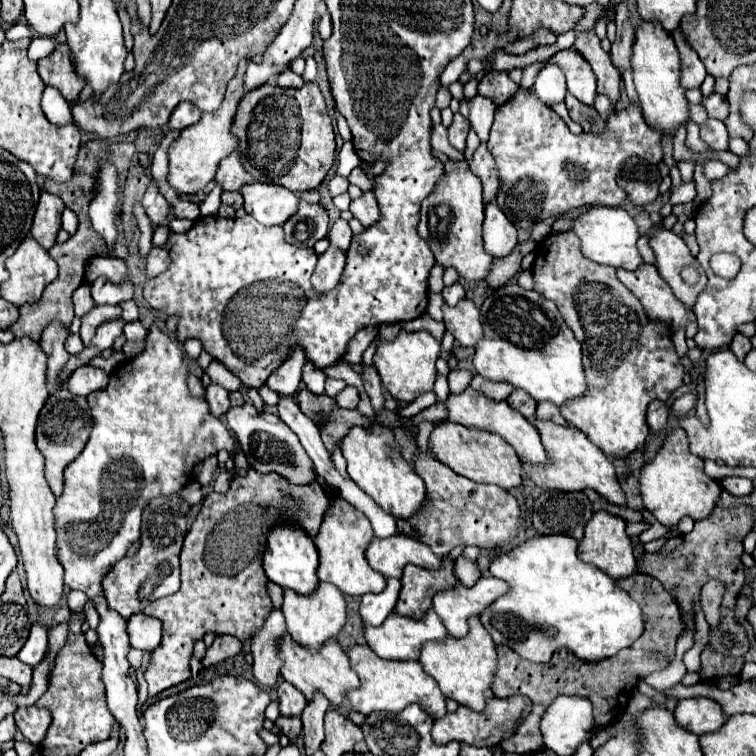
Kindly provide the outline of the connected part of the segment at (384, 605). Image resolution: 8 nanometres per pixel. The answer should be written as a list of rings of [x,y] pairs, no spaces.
[[[386,579],[388,585],[382,593],[364,595],[360,603],[360,615],[366,625],[382,625],[386,617],[392,613],[398,593],[400,593],[400,581],[398,579]]]

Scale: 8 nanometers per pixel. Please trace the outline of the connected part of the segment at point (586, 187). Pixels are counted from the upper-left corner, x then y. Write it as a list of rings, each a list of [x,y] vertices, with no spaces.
[[[518,89],[518,93],[498,107],[494,115],[494,125],[490,129],[488,139],[488,151],[496,159],[498,171],[500,171],[500,191],[498,191],[498,205],[506,213],[506,217],[520,229],[530,229],[538,221],[544,221],[548,217],[556,217],[558,213],[572,211],[578,207],[588,205],[606,205],[606,207],[620,207],[626,199],[626,191],[618,187],[616,177],[620,173],[620,167],[630,157],[638,157],[642,161],[660,163],[660,133],[648,129],[640,103],[630,103],[624,111],[616,111],[610,115],[610,123],[606,133],[602,135],[590,135],[580,133],[574,135],[566,127],[566,123],[546,105],[540,105],[532,93],[526,89]]]

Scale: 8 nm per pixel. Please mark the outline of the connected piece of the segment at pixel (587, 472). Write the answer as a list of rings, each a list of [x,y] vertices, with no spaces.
[[[534,421],[536,429],[540,429],[540,437],[544,439],[544,447],[548,453],[548,465],[540,469],[532,469],[532,473],[526,473],[538,487],[544,489],[560,489],[560,491],[582,491],[586,487],[594,489],[602,497],[606,497],[610,503],[624,507],[626,505],[626,493],[620,487],[616,469],[612,461],[598,449],[582,431],[578,429],[564,429],[560,425],[552,425],[550,421]]]

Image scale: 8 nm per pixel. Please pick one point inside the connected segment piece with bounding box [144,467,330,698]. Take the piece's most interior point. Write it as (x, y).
(224, 589)

